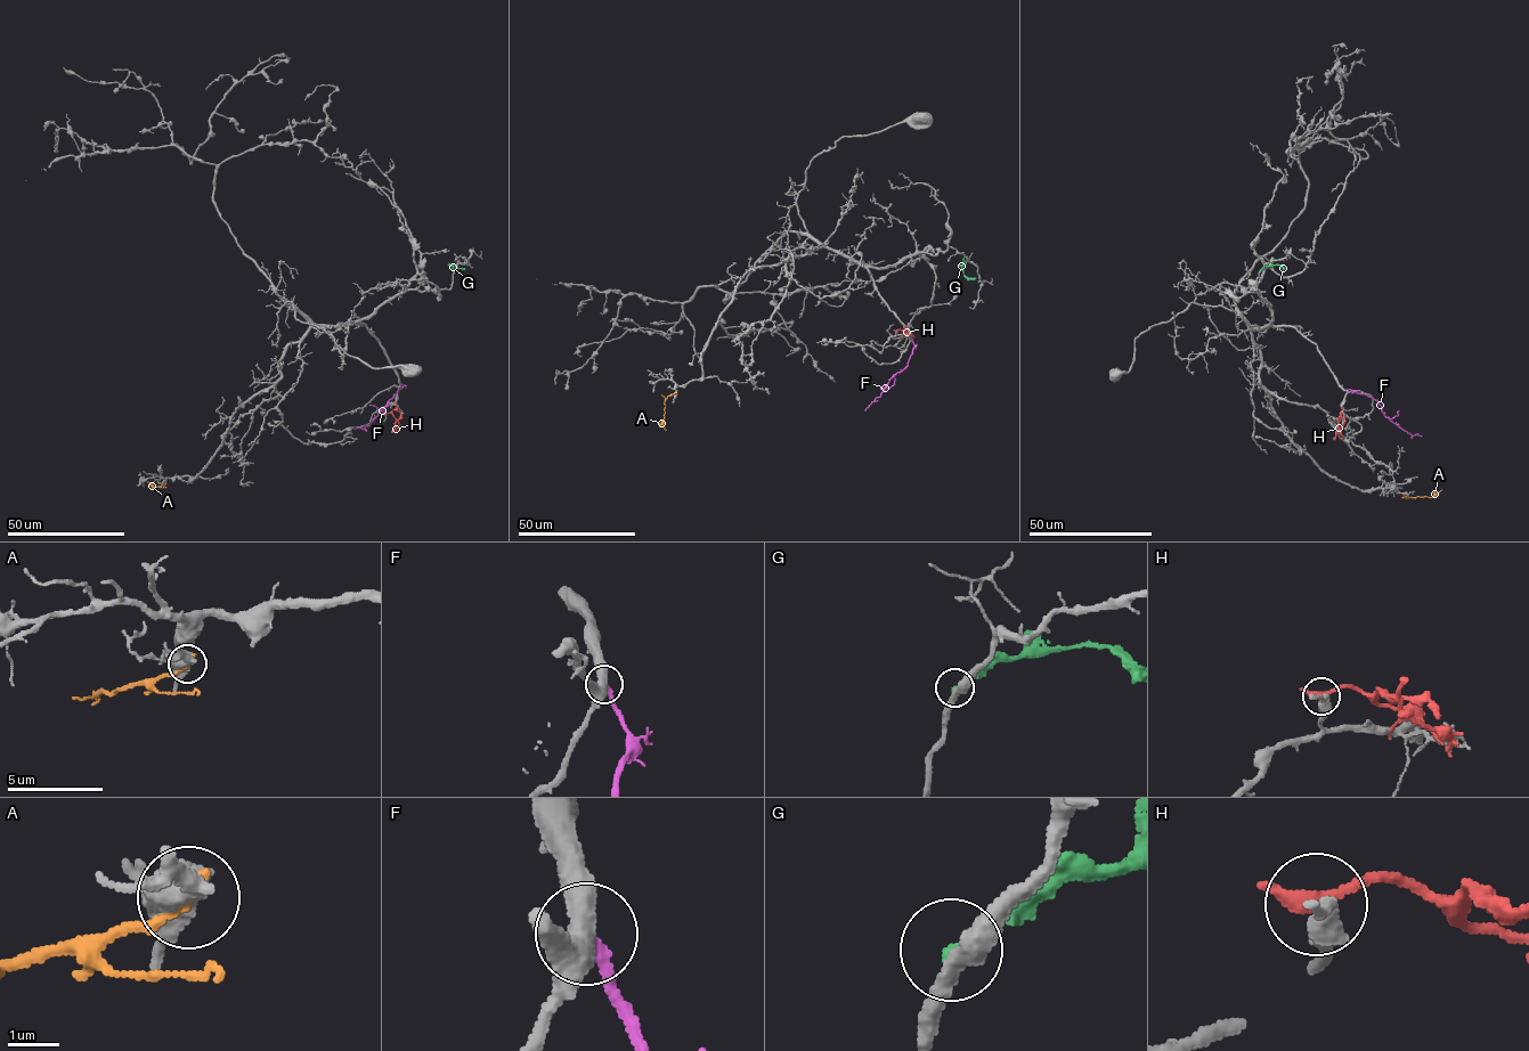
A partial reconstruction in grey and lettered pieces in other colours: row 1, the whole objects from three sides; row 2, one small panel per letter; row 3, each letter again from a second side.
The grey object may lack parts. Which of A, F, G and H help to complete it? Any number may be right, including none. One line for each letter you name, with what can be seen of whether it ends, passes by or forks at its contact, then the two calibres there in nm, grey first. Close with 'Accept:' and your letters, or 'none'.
F: it ends there; 480 nm thick on the grey side, 280 nm on the other
Accept: F

